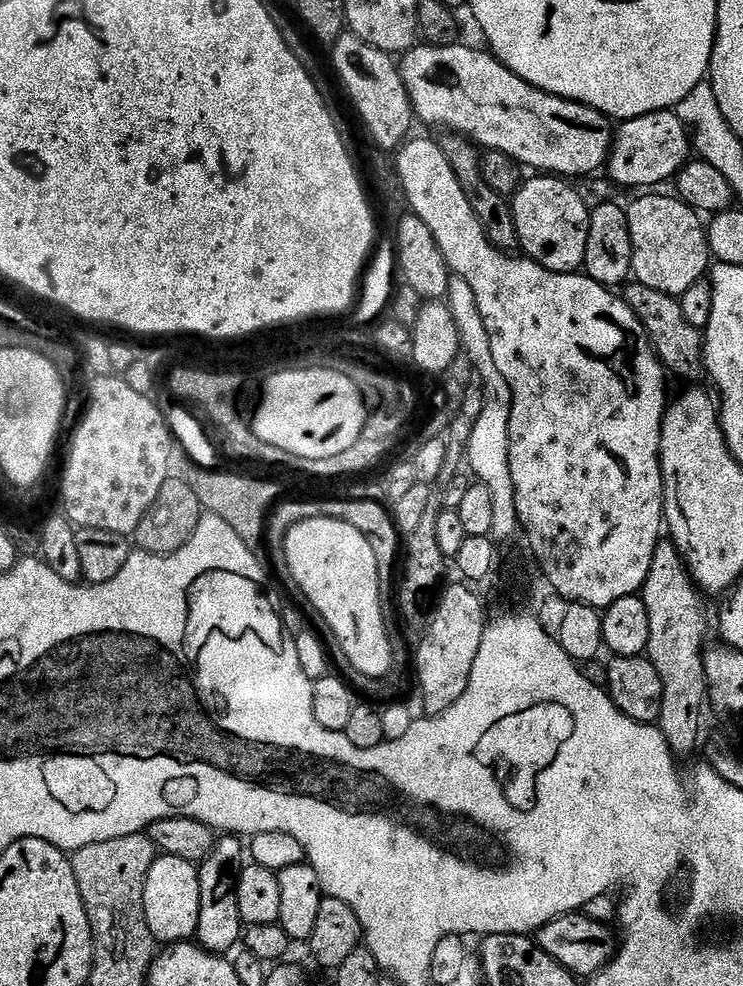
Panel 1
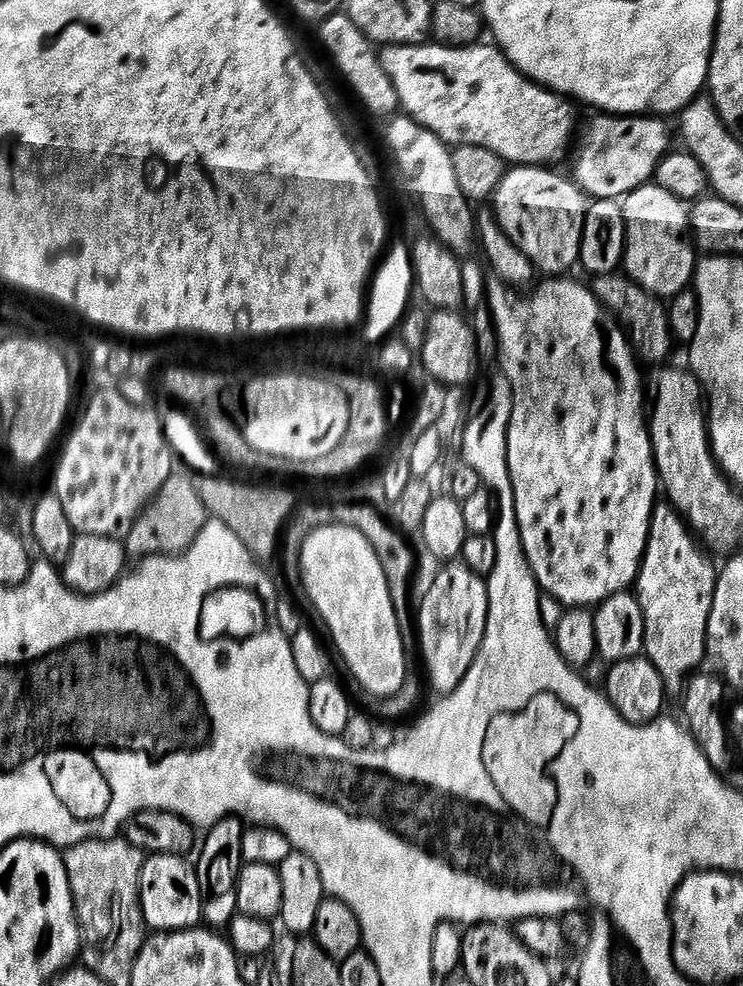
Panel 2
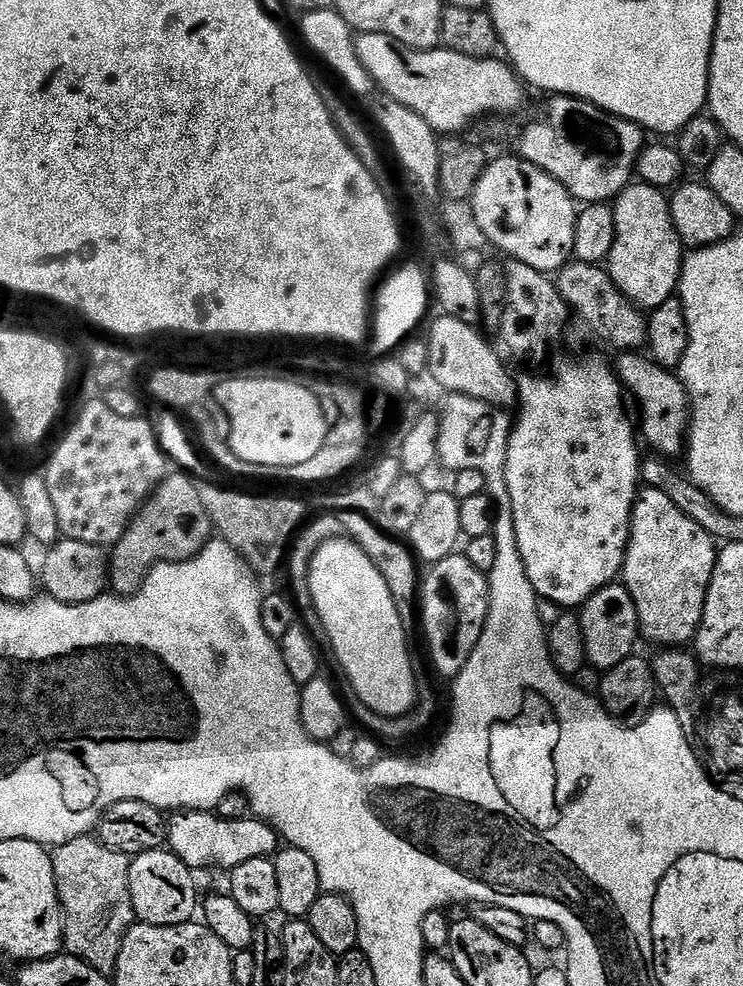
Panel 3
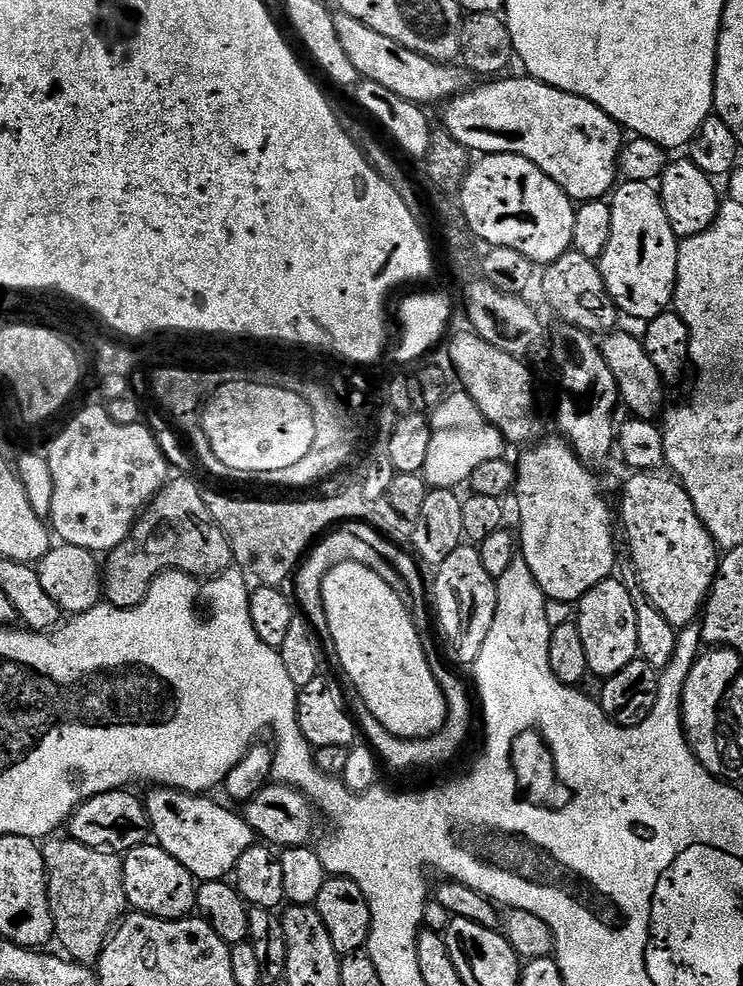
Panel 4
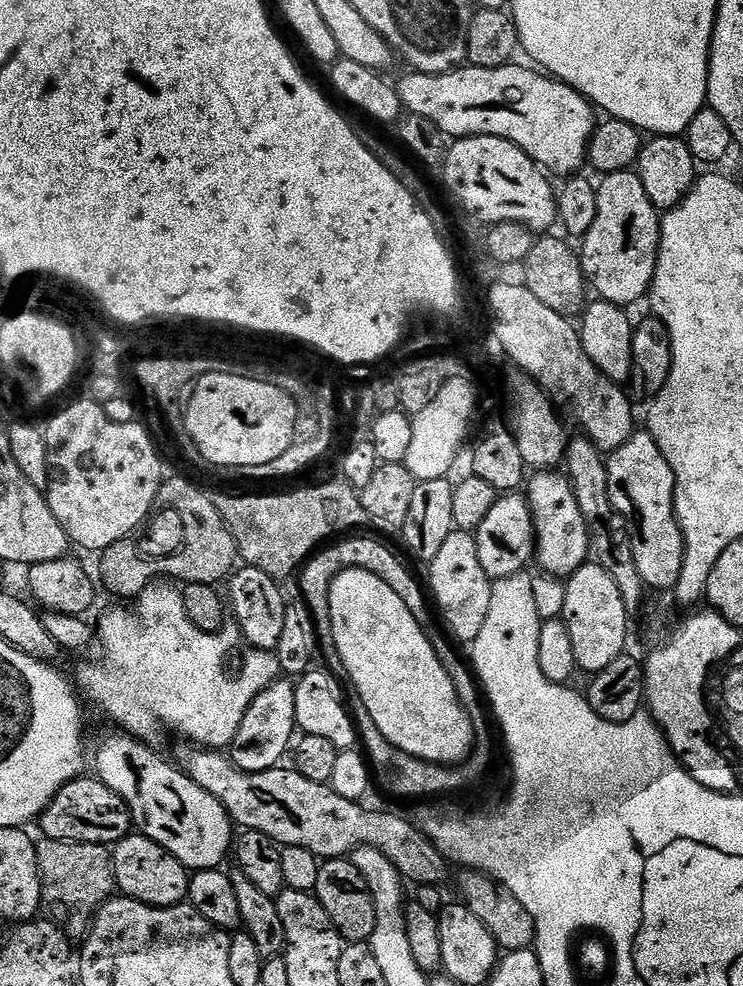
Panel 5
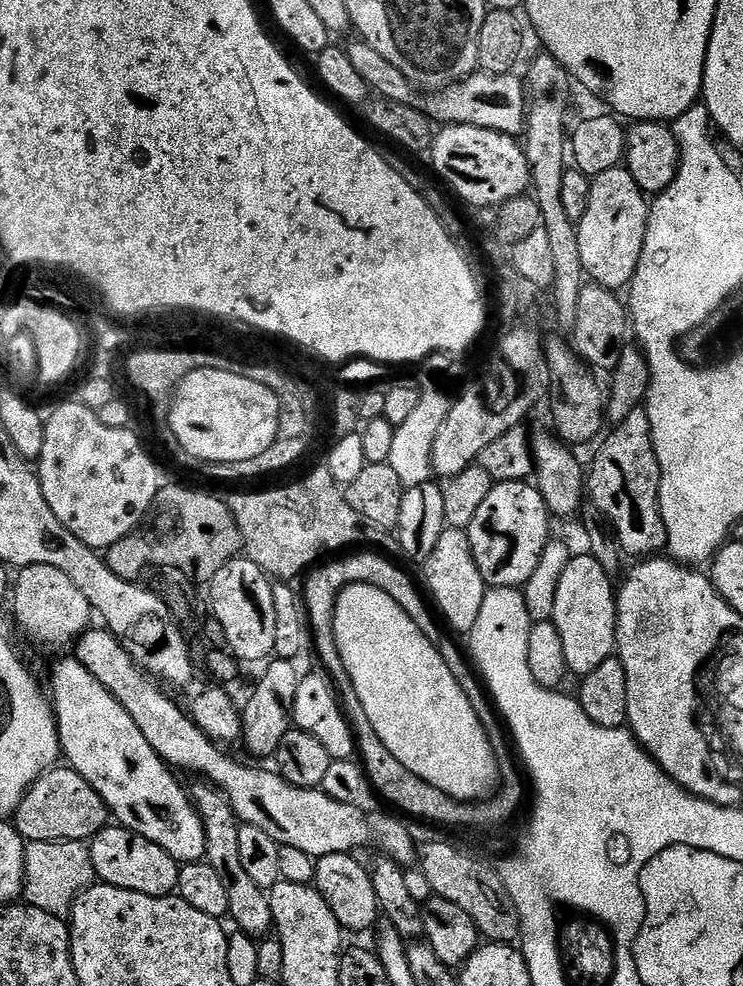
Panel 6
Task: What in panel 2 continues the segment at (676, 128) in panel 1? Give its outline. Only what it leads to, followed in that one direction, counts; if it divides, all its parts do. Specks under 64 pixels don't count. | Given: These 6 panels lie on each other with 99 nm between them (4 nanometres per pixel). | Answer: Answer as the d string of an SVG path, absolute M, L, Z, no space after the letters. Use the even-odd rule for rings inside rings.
M600 114L597 117L585 130L584 137L583 132L579 137L578 147L575 149L574 180L580 185L585 197L592 200L620 200L632 192L639 192L643 184L655 177L662 158L673 147L672 136L668 133L667 126L660 121L663 119L652 114Z

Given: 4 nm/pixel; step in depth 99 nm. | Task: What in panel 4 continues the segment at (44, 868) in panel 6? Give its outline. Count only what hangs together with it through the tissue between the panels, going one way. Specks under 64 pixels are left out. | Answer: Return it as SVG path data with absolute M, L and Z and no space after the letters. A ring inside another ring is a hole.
M57 838L49 839L42 847L41 852L44 858L45 872L48 875L48 908L49 917L51 918L51 927L54 926L54 934L59 942L59 944L64 948L63 953L75 960L77 964L86 965L88 967L95 967L95 964L100 958L101 950L104 947L104 943L107 940L107 936L111 933L113 926L121 919L128 907L128 890L124 888L124 870L122 868L122 862L117 858L117 853L107 849L98 849L92 847L86 847L81 843L71 839L64 838L64 840L56 840Z

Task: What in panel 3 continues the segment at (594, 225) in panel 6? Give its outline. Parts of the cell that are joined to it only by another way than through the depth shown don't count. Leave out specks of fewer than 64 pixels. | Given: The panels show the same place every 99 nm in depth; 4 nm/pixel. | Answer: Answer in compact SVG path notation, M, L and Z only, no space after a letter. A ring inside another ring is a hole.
M632 182L615 197L614 215L616 241L608 259L612 283L635 305L646 310L663 309L677 291L682 267L682 241L672 225L669 197L659 188Z

